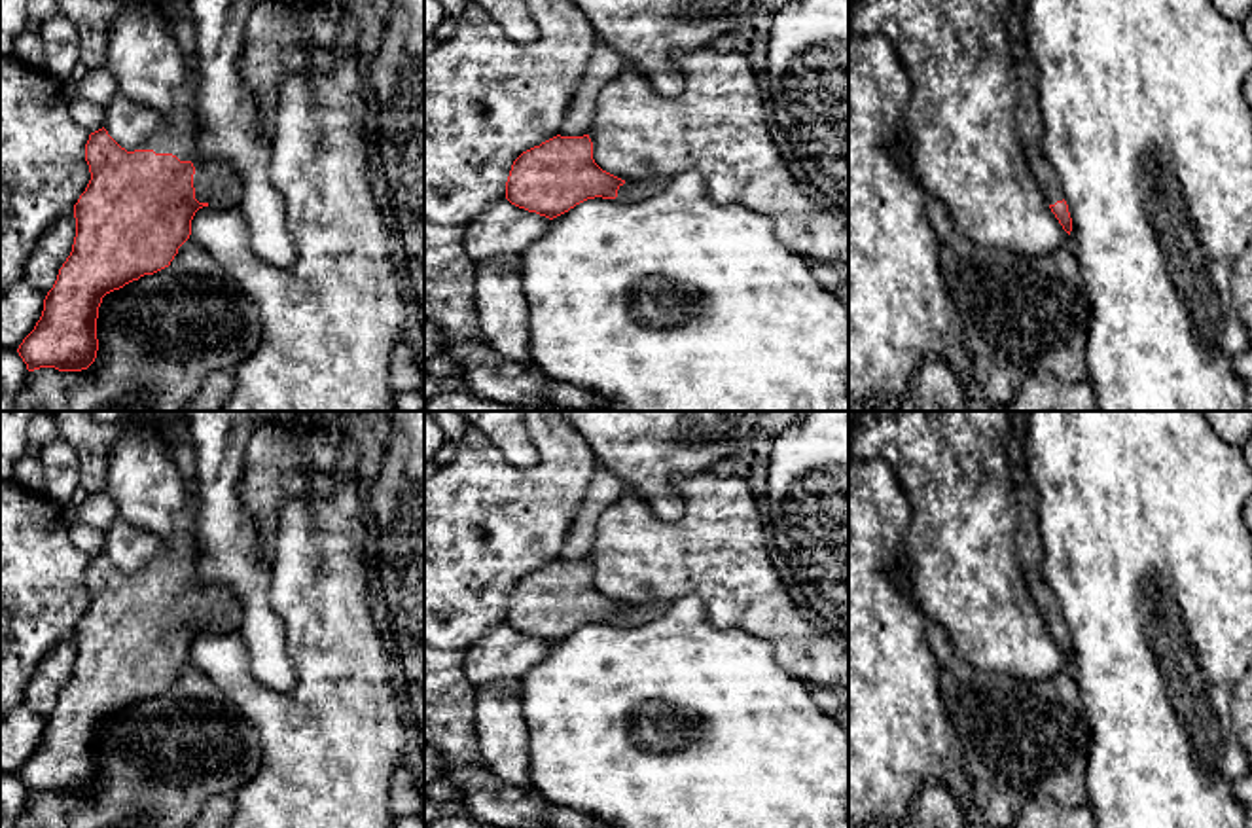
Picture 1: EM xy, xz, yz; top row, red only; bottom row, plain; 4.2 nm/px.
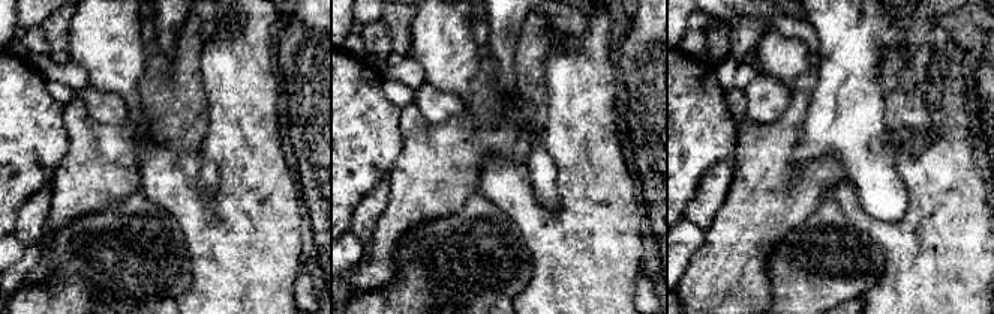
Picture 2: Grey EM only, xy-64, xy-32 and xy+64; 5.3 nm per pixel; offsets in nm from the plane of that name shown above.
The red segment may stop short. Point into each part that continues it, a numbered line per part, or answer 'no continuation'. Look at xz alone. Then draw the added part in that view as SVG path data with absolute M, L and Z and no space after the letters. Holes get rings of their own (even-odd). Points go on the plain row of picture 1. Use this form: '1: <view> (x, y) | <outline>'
1: xz (633, 614) | M669 603L625 604L617 614L617 623L625 627L638 627L663 616Z

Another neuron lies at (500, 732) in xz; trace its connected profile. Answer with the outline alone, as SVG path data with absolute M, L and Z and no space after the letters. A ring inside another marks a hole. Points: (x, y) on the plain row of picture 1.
M519 680L475 690L475 743L491 773L513 786L532 786Z

